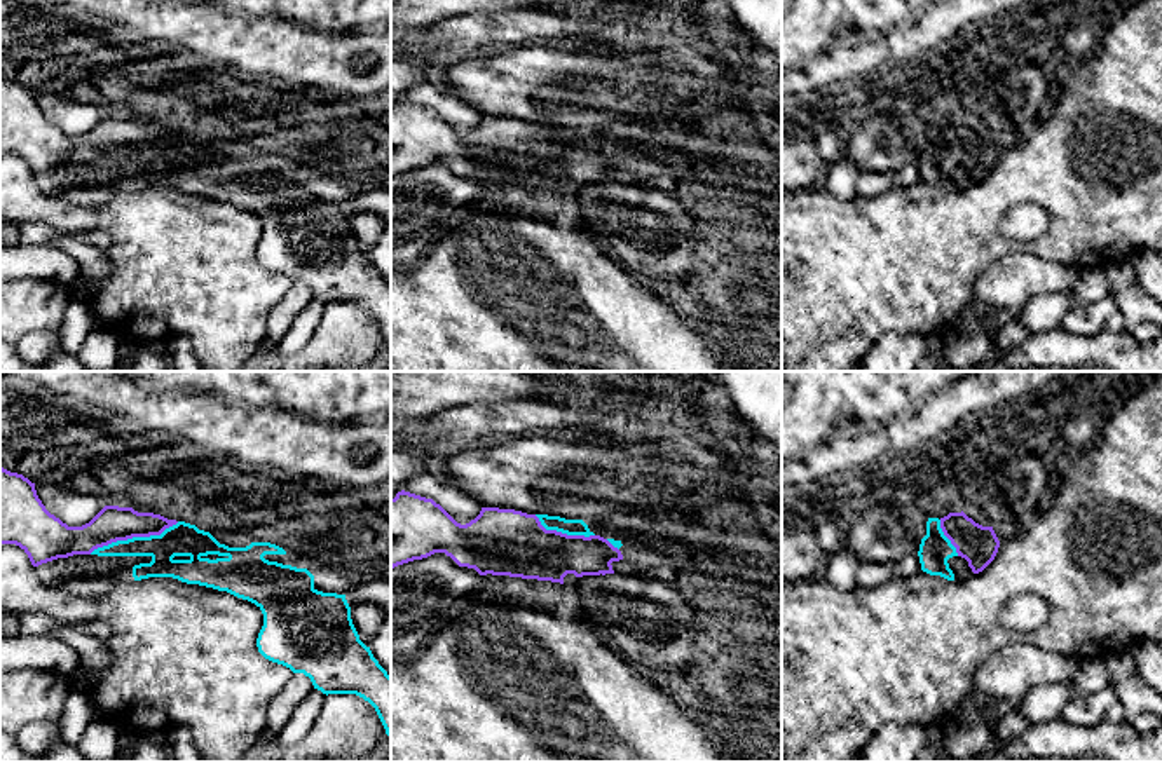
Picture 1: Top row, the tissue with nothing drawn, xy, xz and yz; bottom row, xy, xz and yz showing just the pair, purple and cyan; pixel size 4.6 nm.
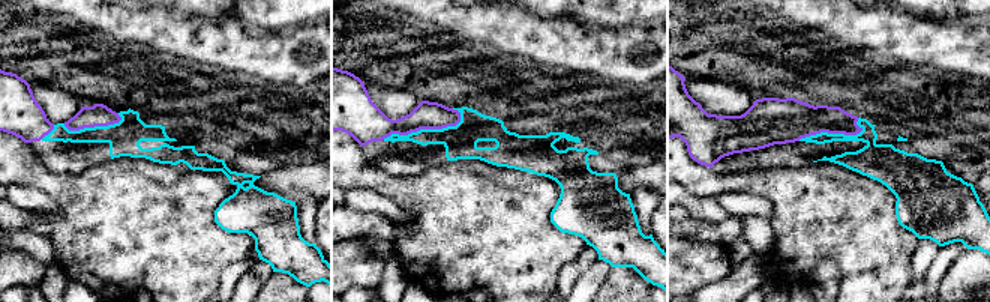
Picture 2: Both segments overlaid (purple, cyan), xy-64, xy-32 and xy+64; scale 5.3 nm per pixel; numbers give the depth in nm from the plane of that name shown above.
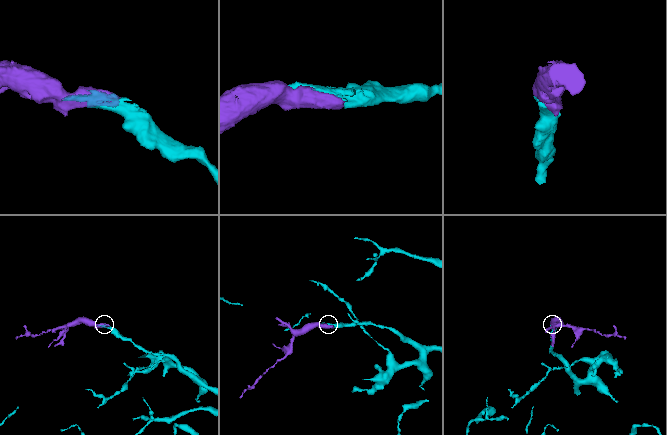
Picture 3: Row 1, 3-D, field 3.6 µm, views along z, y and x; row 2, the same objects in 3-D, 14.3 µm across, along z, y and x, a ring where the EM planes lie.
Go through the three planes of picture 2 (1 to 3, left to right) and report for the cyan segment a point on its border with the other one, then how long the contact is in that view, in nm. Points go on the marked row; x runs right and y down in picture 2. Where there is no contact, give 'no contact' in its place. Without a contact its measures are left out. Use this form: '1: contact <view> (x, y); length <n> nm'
1: contact xy-64 (92, 126); length 320 nm
2: contact xy-32 (425, 128); length 440 nm
3: contact xy+64 (830, 132); length 360 nm

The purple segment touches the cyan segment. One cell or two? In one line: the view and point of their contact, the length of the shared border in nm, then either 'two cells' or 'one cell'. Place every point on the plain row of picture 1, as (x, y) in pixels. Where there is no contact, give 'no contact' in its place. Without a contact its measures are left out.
meets purple in xy at (133, 145); contact 440 nm long; one cell

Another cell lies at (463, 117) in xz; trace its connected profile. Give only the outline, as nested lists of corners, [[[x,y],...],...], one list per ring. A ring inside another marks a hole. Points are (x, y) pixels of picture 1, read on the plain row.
[[[422,82],[407,91],[405,101],[433,108],[461,134],[469,133],[482,120],[473,106],[441,85]]]

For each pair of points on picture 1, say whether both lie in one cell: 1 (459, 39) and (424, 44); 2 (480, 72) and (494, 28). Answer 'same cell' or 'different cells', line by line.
1: same cell
2: different cells

